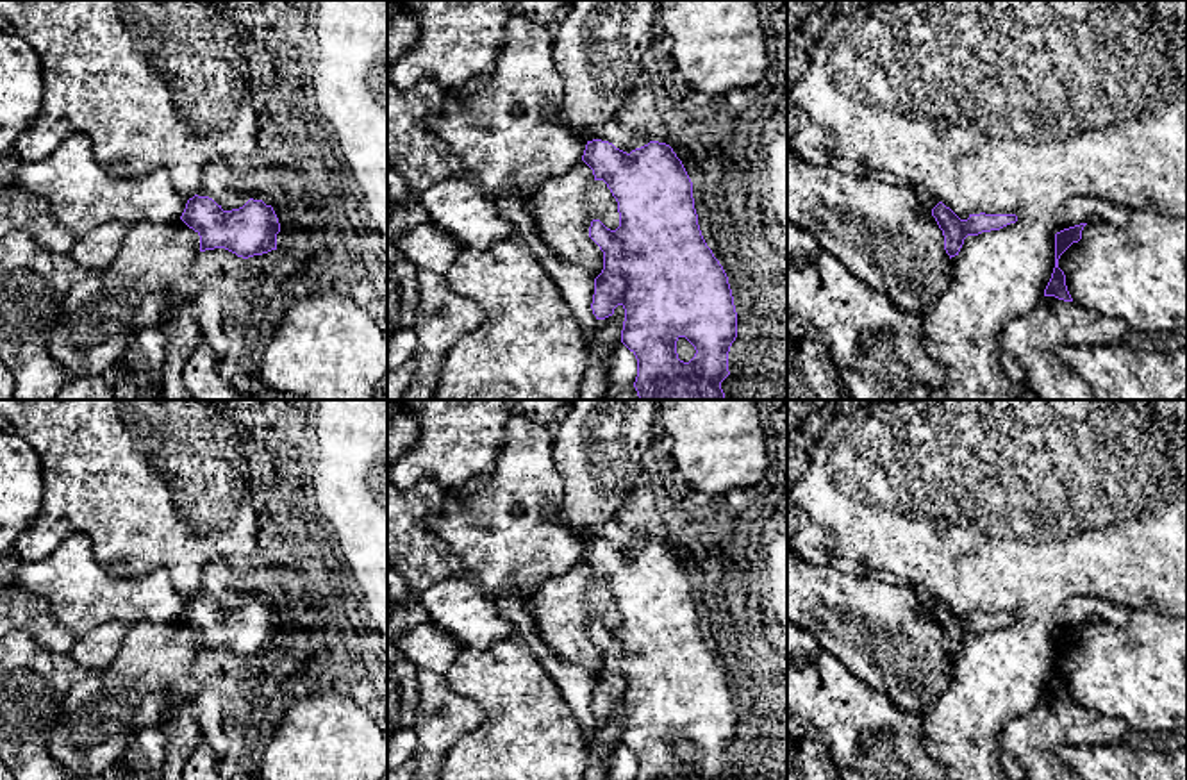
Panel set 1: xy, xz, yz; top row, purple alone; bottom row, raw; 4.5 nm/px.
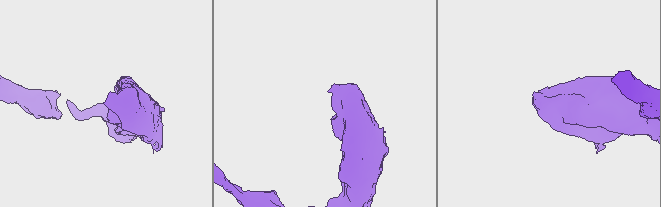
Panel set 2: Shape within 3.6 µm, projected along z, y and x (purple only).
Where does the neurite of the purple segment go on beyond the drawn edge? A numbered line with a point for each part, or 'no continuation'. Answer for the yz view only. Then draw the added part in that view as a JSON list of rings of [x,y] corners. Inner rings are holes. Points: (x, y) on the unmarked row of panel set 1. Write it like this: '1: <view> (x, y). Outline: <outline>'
no continuation

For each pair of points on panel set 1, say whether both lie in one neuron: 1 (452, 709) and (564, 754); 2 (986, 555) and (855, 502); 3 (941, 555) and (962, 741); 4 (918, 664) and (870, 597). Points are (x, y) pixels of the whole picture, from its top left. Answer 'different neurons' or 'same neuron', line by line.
1: different neurons
2: same neuron
3: same neuron
4: same neuron

